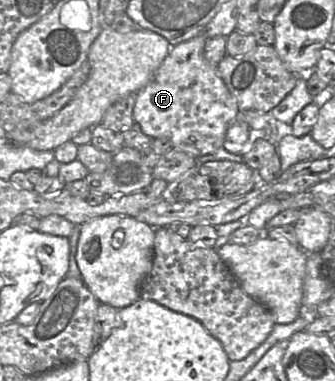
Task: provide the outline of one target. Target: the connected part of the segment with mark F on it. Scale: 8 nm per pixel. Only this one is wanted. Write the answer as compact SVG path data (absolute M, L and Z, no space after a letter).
M201 33L187 41L172 46L151 80L137 92L133 118L142 132L151 138L166 137L172 143L172 149L185 152L193 157L210 154L223 147L226 132L238 116L236 100L219 76L216 66L204 57L207 37Z

